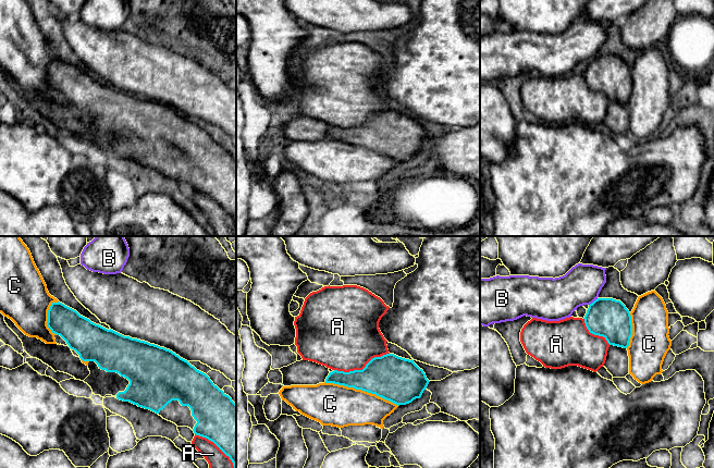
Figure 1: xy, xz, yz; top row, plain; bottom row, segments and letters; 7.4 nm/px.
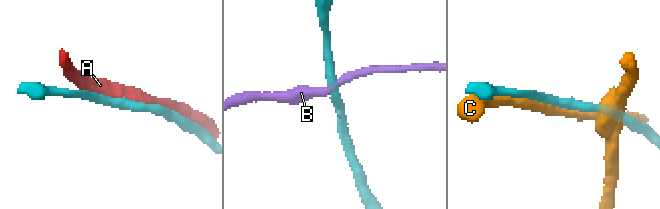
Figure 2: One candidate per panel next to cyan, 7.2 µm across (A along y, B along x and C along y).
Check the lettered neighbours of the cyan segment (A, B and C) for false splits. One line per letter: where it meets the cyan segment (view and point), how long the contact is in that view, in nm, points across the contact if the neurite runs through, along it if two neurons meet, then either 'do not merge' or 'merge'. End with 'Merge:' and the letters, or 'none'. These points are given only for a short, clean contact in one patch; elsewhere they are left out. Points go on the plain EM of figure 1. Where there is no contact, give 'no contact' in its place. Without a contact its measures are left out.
A: contact xz (362, 125); length 420 nm; do not merge
B: contact yz (594, 57); length 90 nm; border yz (598, 54), (589, 61); do not merge
C: contact xz (361, 146); length 600 nm; do not merge
Merge: none

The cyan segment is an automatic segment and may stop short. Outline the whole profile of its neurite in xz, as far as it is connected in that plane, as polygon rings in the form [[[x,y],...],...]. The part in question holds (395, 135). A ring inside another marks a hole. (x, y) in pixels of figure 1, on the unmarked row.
[[[386,110],[372,114],[362,126],[329,127],[309,116],[296,118],[280,125],[284,143],[334,139],[376,150],[396,161],[420,155],[429,140],[426,130],[414,116]]]

